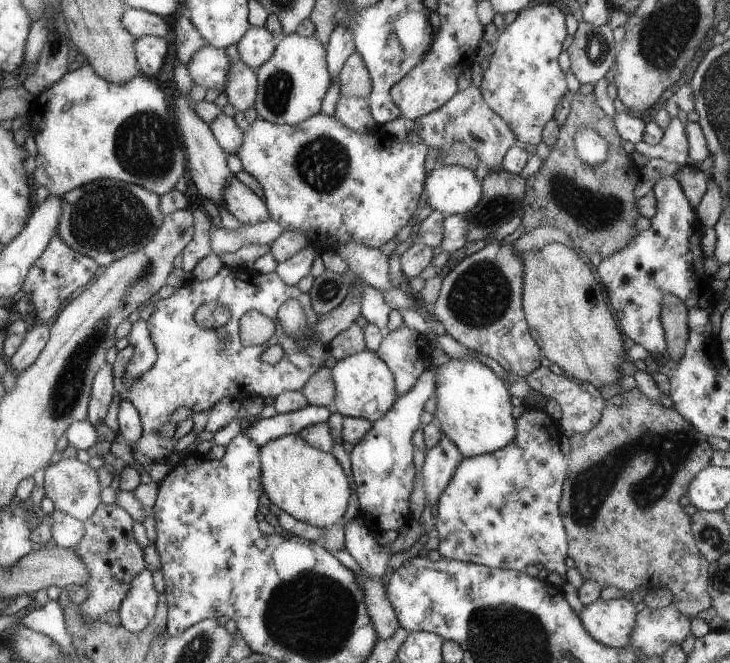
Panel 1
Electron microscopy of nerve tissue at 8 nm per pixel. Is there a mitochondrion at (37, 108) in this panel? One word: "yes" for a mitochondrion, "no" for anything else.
no

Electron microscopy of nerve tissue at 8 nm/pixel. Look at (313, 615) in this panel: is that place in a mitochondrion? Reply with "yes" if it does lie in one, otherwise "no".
yes

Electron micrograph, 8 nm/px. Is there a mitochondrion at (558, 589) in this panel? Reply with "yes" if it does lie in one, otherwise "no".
no

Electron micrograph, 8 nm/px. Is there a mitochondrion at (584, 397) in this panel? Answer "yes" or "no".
no

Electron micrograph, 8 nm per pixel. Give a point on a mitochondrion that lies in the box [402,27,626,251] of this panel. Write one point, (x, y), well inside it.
(596, 49)

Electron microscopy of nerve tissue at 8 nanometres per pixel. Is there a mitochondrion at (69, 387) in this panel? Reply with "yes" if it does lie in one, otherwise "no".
yes

